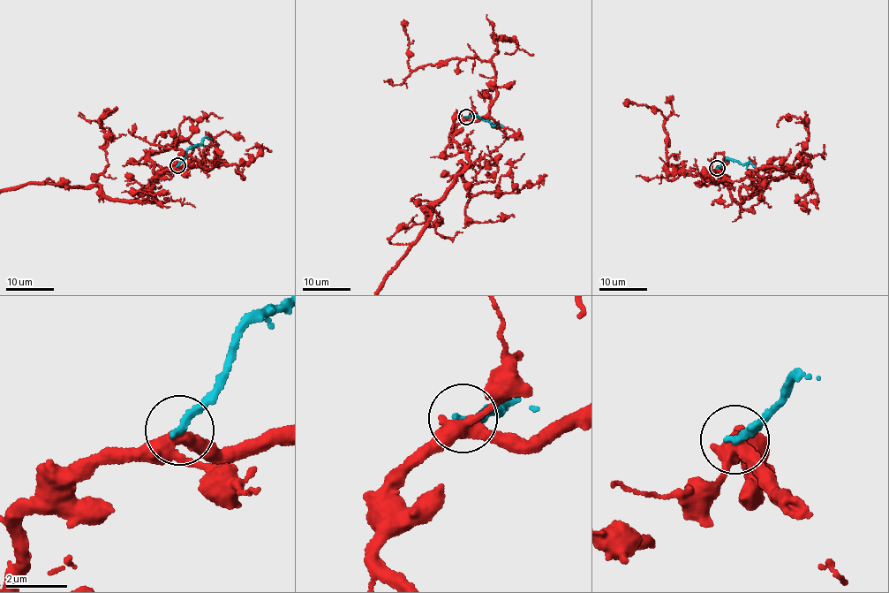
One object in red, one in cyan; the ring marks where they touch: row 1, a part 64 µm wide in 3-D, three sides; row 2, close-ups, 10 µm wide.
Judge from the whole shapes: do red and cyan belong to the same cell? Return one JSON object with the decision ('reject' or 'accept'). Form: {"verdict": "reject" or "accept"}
{"verdict": "reject"}

